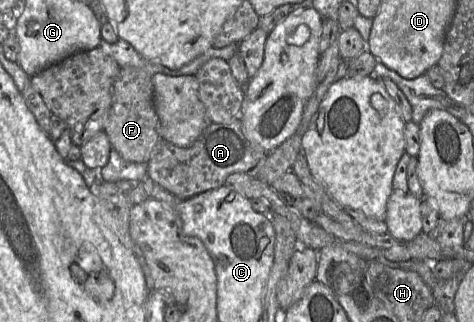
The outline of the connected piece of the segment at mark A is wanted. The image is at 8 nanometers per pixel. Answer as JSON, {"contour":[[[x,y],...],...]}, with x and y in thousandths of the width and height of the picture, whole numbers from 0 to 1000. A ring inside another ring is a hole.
{"contour":[[[502,366],[487,382],[443,382],[397,460],[340,435],[312,500],[310,543],[361,602],[395,618],[473,575],[489,537],[540,550],[563,497],[563,478],[515,422]]]}

